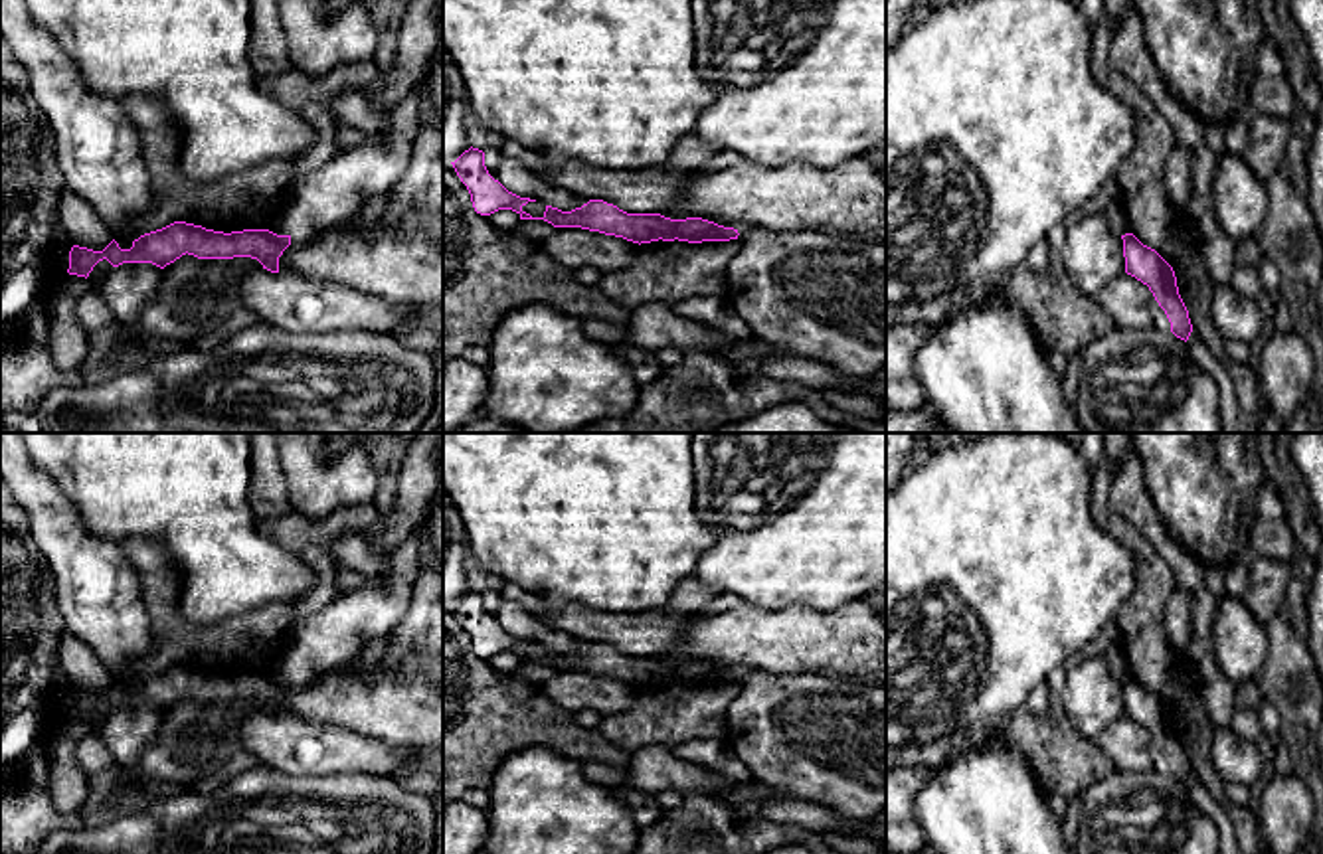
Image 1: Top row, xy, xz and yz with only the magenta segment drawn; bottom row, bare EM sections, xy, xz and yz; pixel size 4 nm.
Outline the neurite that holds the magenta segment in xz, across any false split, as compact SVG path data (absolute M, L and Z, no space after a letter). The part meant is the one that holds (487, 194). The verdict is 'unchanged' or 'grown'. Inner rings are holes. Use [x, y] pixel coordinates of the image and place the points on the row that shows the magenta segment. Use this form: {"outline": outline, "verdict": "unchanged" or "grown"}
{"outline": "M471 146L451 164L467 186L475 212L481 215L490 215L498 210L512 210L520 219L544 219L554 227L581 227L623 237L639 245L659 239L678 239L688 243L730 241L740 235L734 227L724 227L702 217L670 219L661 214L627 214L603 200L589 200L572 212L546 206L542 217L532 217L522 208L536 200L520 198L494 180L485 166L483 150Z", "verdict": "unchanged"}

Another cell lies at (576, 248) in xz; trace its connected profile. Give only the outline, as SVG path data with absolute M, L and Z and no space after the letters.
M558 227L542 241L546 253L570 269L595 267L617 273L631 265L641 245L623 237L605 235L581 227Z

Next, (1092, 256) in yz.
M1103 214L1084 215L1066 225L1060 265L1078 291L1096 297L1111 279L1125 273L1123 239Z

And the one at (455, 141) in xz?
M443 45L443 160L455 162L471 148L471 138L465 128L467 89L463 75Z

